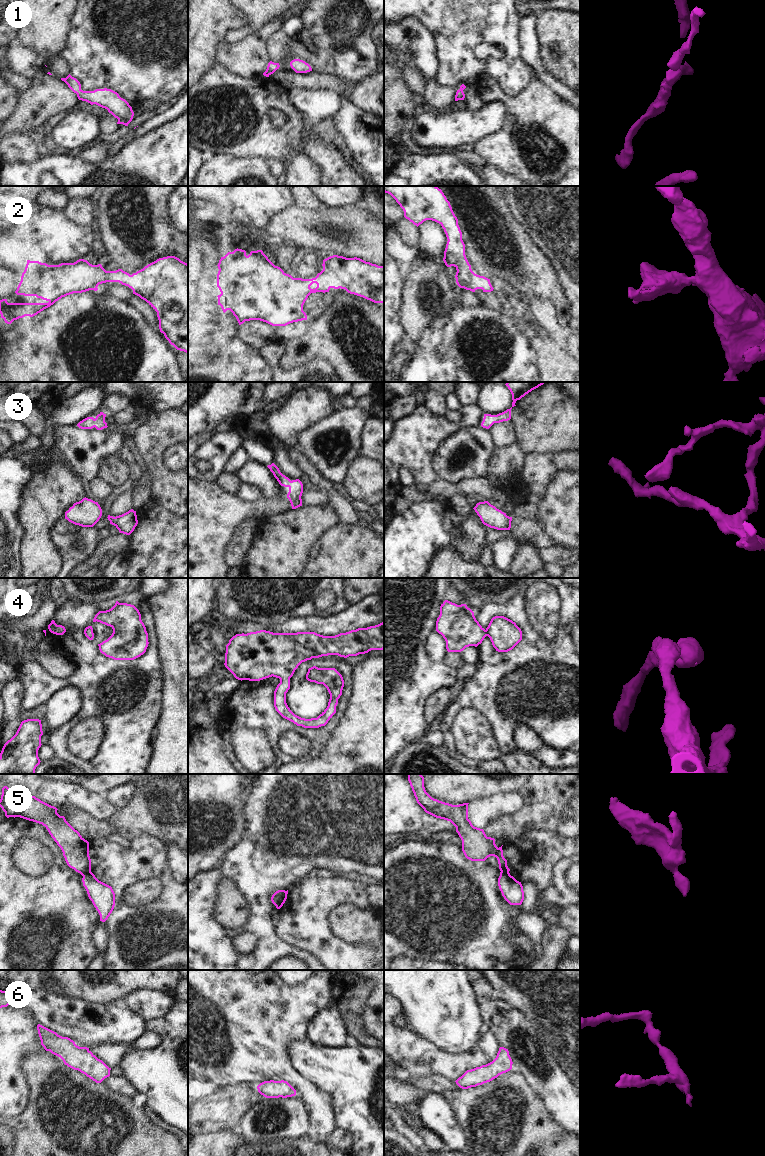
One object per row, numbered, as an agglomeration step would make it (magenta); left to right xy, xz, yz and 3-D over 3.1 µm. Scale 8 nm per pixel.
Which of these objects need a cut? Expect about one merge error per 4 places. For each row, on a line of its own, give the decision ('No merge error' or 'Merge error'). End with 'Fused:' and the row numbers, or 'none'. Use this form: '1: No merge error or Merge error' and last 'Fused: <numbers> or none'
1: No merge error
2: No merge error
3: No merge error
4: No merge error
5: Merge error
6: No merge error
Fused: 5.

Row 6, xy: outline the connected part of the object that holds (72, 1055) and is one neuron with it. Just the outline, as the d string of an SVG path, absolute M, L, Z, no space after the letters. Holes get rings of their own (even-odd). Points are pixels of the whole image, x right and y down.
M40 1024L37 1025L37 1030L44 1049L60 1057L68 1067L80 1071L96 1083L101 1083L110 1076L111 1068L89 1048L79 1047L70 1038L62 1037Z

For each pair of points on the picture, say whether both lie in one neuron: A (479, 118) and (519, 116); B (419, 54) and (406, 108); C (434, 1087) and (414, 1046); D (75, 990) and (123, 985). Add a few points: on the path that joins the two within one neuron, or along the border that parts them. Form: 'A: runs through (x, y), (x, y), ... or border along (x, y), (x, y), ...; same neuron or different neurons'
A: border along (500, 101), (507, 118), (491, 134); different neurons
B: border along (394, 50), (406, 50), (411, 56), (410, 64); different neurons
C: border along (411, 1076), (440, 1073), (451, 1080); different neurons
D: runs through (87, 986), (111, 985); same neuron

